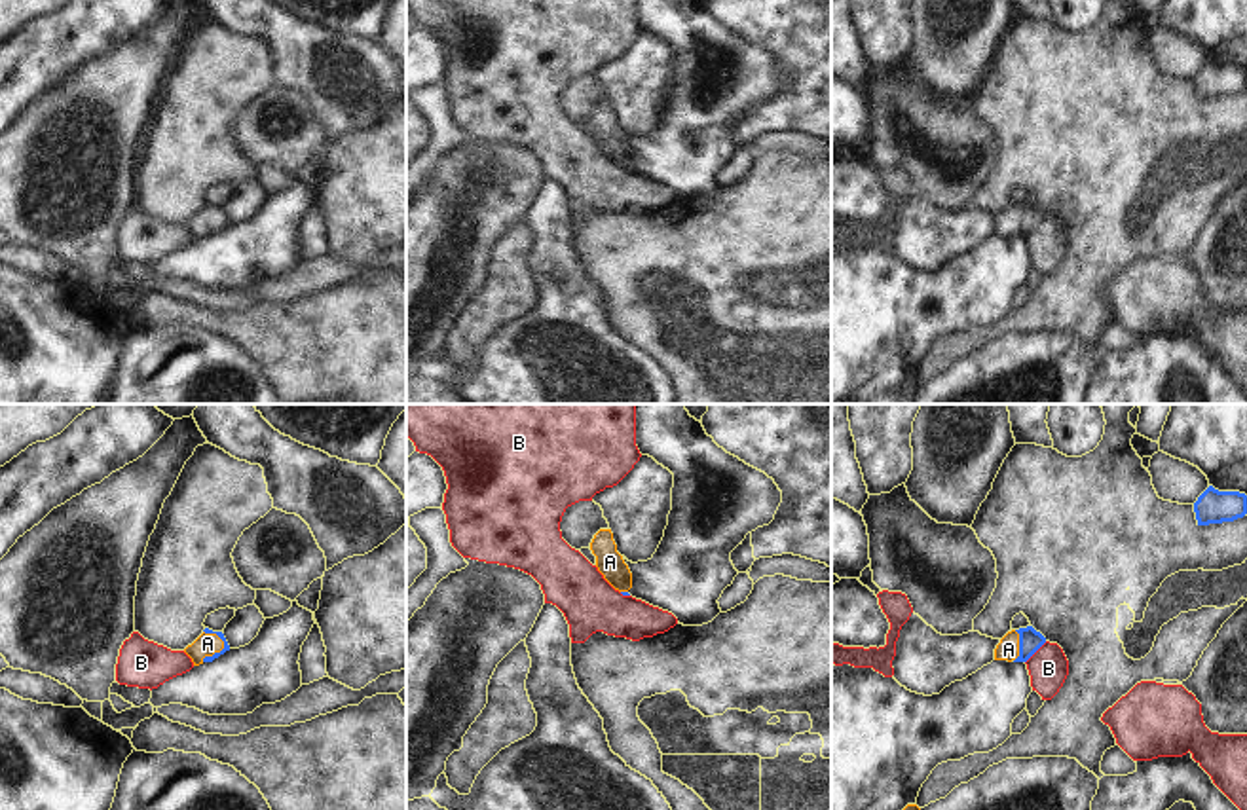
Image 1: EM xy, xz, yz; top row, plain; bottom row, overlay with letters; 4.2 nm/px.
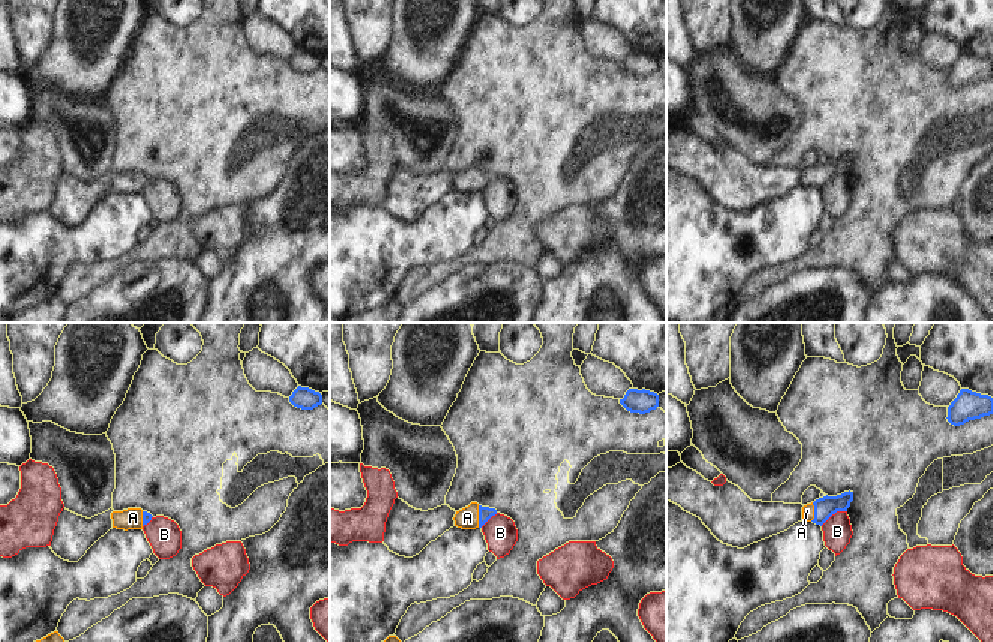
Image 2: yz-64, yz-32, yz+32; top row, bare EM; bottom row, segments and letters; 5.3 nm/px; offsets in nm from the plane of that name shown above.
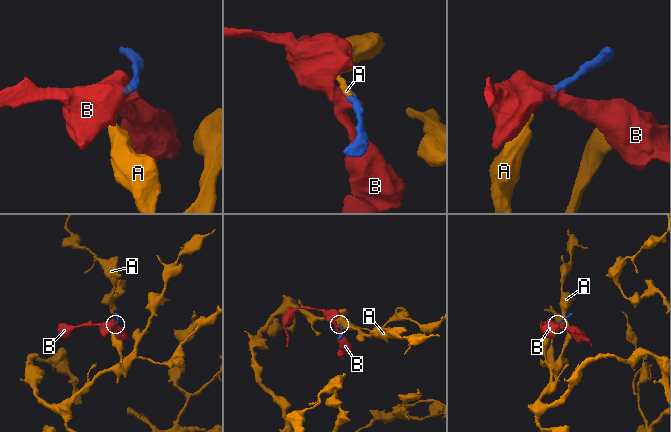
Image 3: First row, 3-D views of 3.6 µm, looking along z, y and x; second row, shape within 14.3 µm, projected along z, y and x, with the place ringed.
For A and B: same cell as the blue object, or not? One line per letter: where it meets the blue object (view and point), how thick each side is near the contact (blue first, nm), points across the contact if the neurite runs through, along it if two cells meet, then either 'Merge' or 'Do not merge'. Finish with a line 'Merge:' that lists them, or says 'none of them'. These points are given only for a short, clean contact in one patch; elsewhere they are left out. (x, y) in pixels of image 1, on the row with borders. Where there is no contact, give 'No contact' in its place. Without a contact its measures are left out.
A: Touches blue at xy (221, 651). Thickness 30 nm (blue) against 100 nm. Path across: xy (226, 647), (221, 651), (207, 644). Merge
B: Touches blue at yz (1035, 651). Thickness 100 nm (blue) against 170 nm. Boundary: yz (1046, 642), (1025, 662). Do not merge
Merge: A.

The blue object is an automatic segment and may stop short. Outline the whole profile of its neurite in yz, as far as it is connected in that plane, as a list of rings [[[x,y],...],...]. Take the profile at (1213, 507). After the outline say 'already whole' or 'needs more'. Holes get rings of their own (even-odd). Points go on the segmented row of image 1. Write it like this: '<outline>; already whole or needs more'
[[[1209,486],[1194,503],[1198,525],[1234,522],[1247,514],[1247,495]]]; already whole

